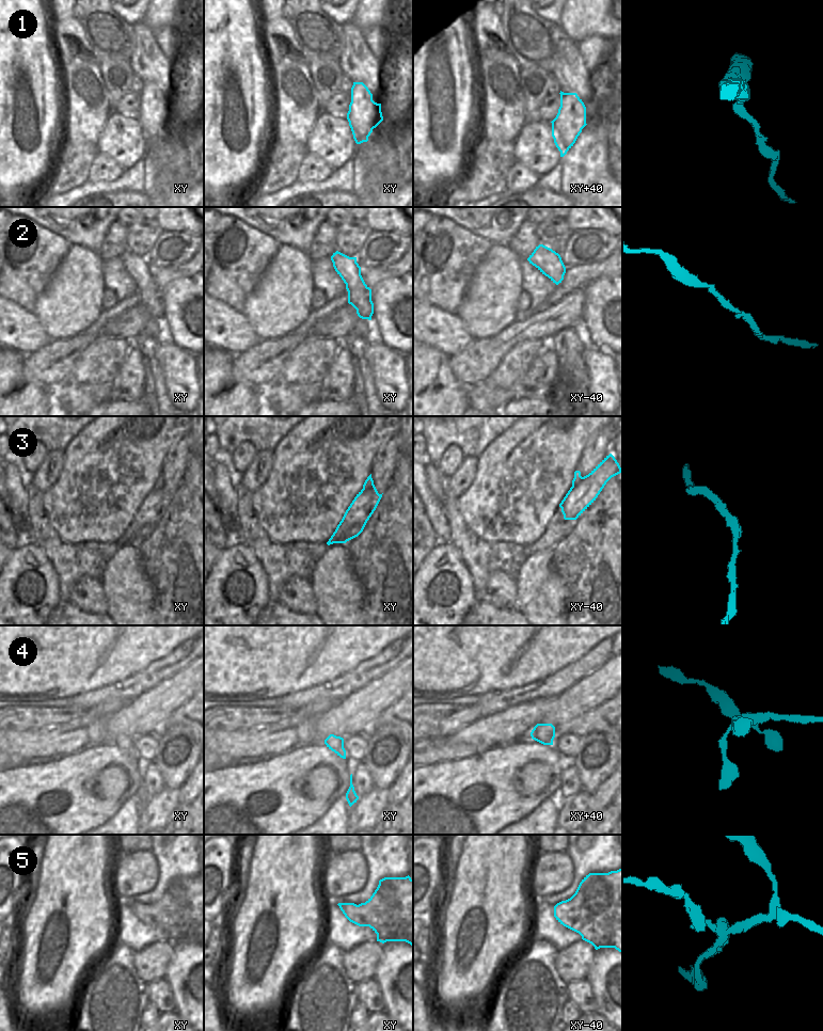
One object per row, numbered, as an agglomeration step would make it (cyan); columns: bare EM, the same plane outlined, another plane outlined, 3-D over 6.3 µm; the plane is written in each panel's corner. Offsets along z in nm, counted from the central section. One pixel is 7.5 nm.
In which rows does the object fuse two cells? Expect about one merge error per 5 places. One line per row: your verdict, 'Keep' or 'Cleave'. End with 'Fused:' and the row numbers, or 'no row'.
1: Cleave
2: Keep
3: Keep
4: Keep
5: Keep
Fused: 1

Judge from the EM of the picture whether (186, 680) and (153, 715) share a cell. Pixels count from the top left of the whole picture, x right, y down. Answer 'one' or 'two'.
one

